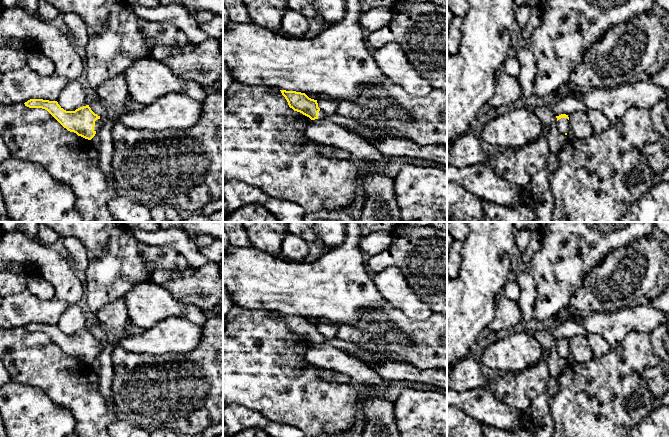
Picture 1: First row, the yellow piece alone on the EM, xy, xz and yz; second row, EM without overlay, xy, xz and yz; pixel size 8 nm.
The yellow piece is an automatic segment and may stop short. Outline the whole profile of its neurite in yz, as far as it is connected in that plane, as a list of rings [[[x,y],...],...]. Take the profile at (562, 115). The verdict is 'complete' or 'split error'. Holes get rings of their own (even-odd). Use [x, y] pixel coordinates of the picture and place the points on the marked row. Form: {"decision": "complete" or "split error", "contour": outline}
{"decision": "split error", "contour": [[[561,114],[556,116],[557,118],[557,127],[559,131],[563,134],[568,133],[569,131],[569,117],[566,114]]]}

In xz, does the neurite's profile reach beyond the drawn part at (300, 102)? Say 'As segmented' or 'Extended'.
Extended

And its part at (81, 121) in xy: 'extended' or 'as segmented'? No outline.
extended

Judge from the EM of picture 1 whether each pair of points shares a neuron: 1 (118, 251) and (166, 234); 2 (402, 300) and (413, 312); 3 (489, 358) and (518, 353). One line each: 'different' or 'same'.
1: different
2: same
3: same

